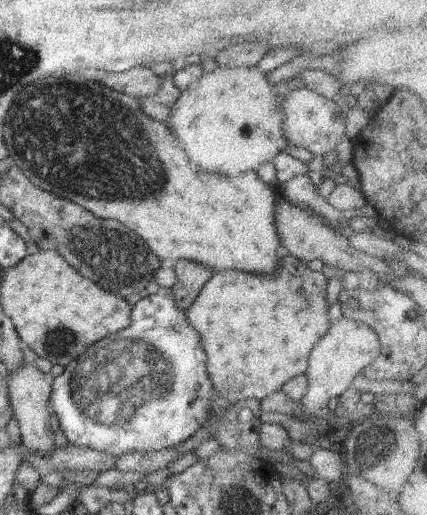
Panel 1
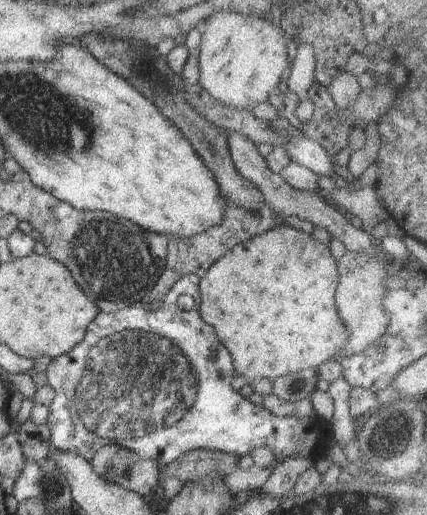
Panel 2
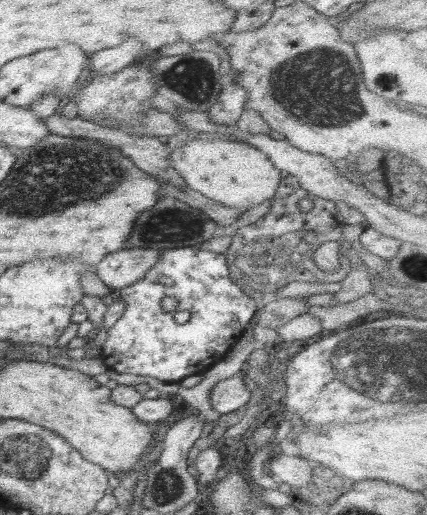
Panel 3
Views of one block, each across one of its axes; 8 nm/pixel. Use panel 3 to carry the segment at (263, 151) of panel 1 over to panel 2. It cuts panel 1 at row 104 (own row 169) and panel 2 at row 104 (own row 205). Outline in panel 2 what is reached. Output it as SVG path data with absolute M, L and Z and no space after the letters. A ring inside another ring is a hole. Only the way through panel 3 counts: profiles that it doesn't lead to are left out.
M220 10L206 18L198 47L198 83L214 100L234 110L251 111L256 104L267 102L290 63L286 62L286 34L282 26L272 26L268 20L250 18L234 10Z

